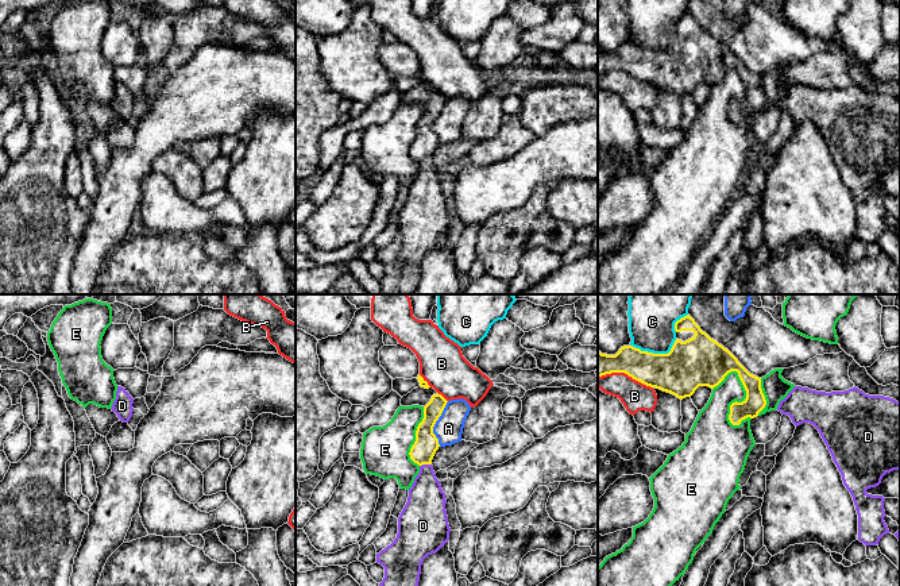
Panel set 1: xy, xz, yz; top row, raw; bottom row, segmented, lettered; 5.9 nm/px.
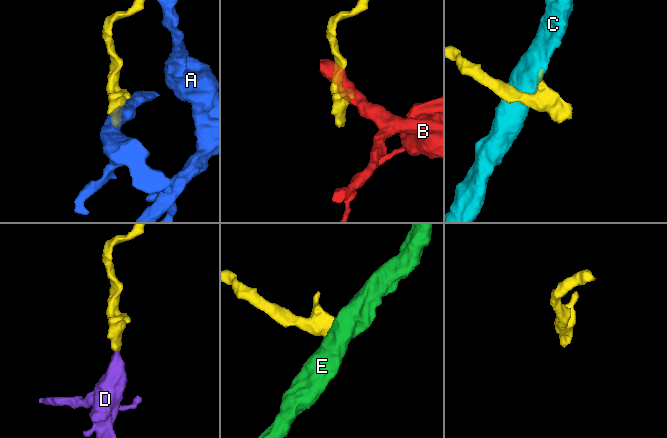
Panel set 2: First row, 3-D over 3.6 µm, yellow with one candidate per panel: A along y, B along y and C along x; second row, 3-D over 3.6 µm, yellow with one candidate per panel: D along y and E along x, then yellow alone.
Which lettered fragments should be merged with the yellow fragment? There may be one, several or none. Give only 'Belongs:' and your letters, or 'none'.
Belongs: D

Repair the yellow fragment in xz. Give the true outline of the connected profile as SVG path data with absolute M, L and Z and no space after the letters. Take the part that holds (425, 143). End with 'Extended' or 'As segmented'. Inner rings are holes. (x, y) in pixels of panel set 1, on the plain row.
M437 90L424 104L424 116L417 124L416 139L409 150L410 157L420 163L420 170L398 215L397 235L376 251L376 261L385 265L385 275L379 281L382 294L413 294L424 257L449 238L445 190L432 163L440 144L433 124L447 100Z. Extended

